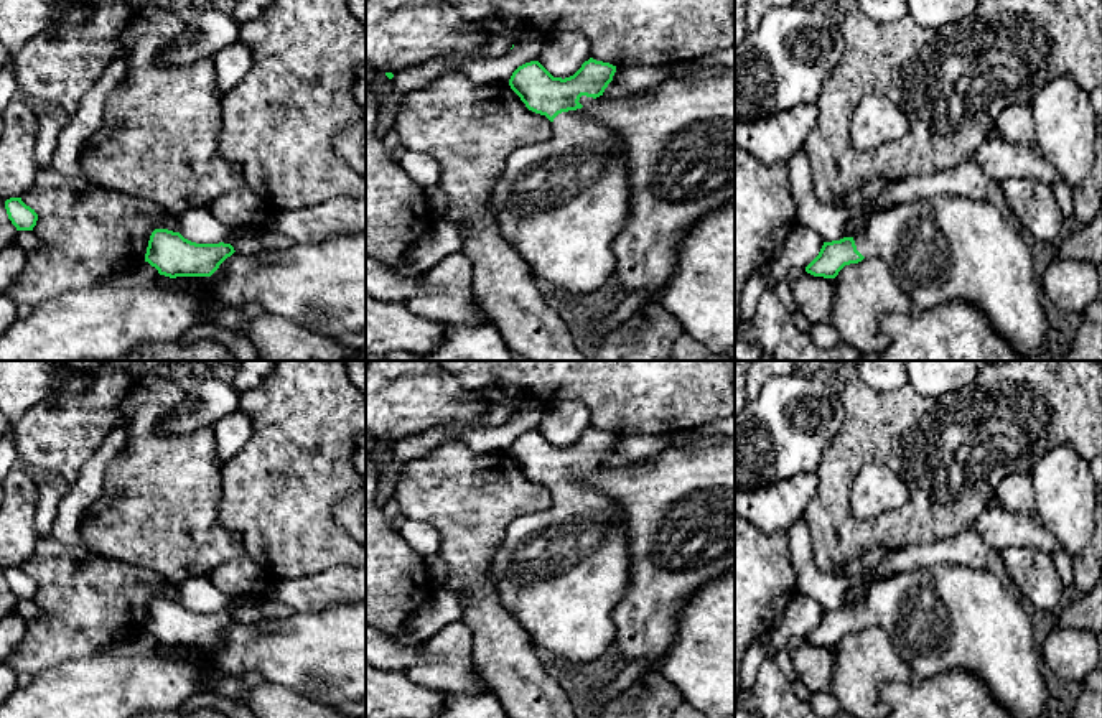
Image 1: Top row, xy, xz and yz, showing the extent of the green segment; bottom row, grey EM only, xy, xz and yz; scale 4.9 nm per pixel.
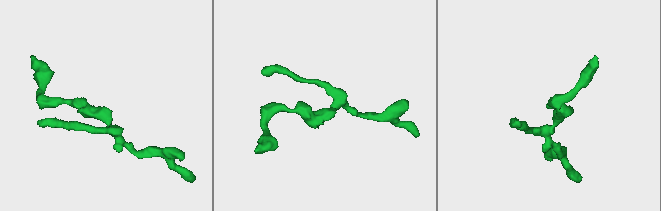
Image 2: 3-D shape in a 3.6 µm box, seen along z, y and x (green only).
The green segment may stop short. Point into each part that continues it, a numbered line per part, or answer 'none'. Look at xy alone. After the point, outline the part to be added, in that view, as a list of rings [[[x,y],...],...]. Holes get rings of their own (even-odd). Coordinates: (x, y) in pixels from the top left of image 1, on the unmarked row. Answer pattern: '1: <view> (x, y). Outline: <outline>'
none

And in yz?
1: yz (961, 618). Outline: [[[931,565],[921,588],[901,573],[876,580],[862,604],[853,606],[865,626],[881,627],[914,678],[964,669],[978,677],[1013,718],[1048,718],[1049,692],[1039,670],[1034,632],[1026,606],[987,568]]]

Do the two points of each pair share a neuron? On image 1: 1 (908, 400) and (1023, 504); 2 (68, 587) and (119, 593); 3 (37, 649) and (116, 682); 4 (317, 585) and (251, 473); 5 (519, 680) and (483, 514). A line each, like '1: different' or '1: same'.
1: different
2: same
3: different
4: different
5: same

